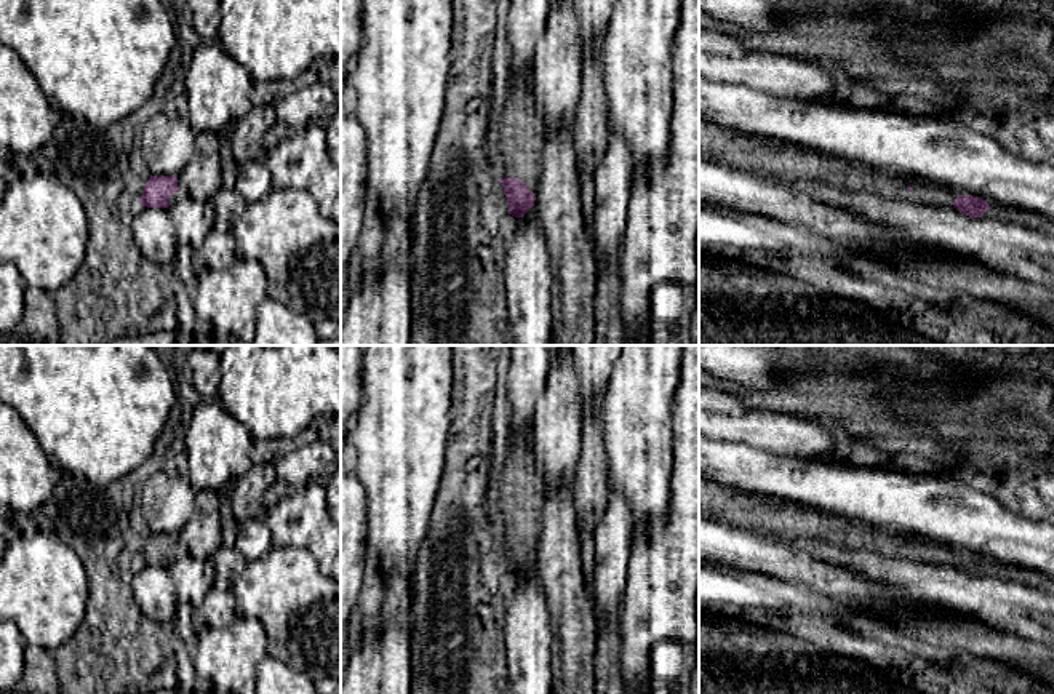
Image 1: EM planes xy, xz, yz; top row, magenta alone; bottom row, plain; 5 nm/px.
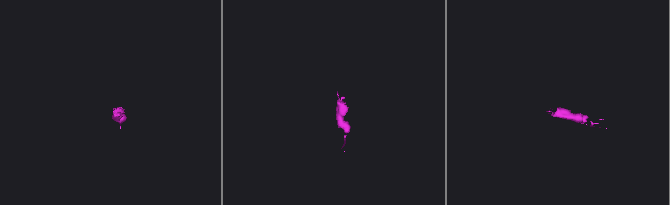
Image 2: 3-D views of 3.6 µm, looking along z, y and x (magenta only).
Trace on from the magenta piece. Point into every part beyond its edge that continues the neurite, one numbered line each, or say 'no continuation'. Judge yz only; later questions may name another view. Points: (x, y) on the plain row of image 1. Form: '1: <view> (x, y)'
1: yz (731, 506)

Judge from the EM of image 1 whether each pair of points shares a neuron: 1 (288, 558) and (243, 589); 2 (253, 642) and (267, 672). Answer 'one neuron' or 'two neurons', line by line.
1: one neuron
2: two neurons

